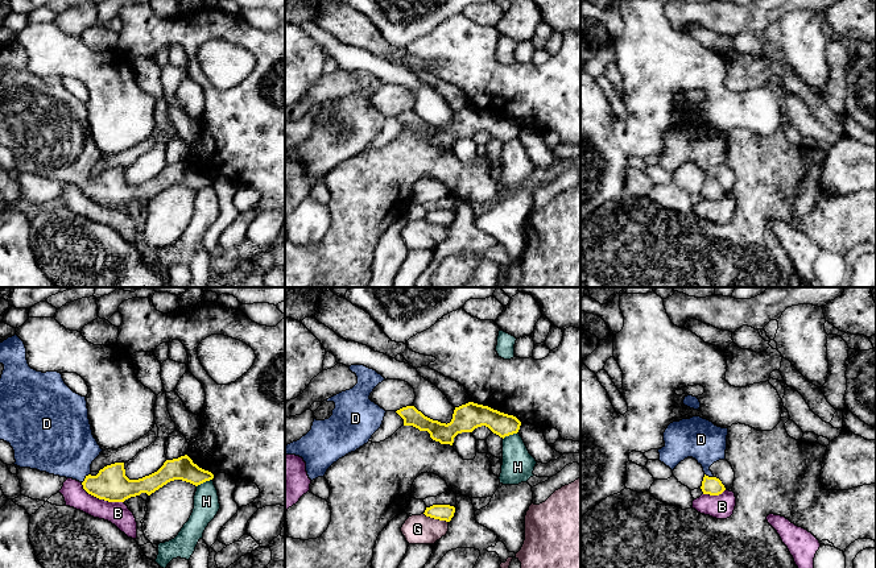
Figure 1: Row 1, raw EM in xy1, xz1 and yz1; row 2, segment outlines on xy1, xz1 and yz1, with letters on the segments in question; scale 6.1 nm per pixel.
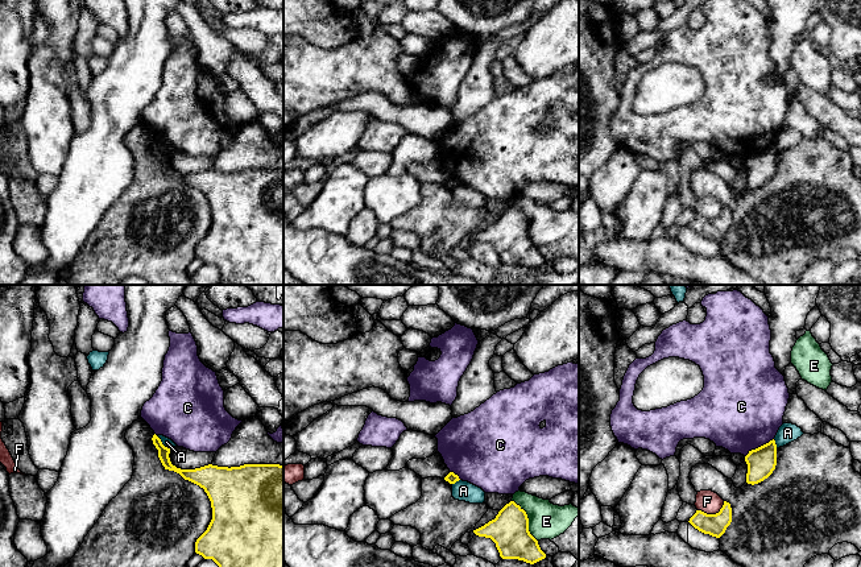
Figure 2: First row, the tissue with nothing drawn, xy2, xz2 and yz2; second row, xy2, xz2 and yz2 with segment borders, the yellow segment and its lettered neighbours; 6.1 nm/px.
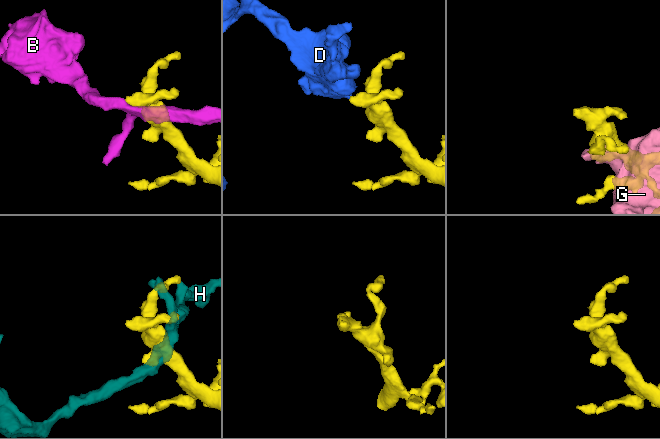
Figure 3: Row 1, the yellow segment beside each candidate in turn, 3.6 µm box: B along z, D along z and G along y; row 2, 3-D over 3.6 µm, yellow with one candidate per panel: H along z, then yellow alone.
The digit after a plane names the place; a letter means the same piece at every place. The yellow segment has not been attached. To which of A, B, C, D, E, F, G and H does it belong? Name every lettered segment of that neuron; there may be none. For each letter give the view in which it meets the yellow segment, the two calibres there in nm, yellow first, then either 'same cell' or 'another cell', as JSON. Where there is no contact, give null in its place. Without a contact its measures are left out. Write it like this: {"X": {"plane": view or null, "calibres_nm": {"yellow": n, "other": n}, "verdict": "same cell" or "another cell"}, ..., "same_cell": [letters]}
{"A": {"plane": "xy2", "calibres_nm": {"yellow": 70, "other": 60}, "verdict": "another cell"}, "B": {"plane": "xy1", "calibres_nm": {"yellow": 200, "other": 140}, "verdict": "another cell"}, "C": {"plane": "yz2", "calibres_nm": {"yellow": 180, "other": 500}, "verdict": "another cell"}, "D": {"plane": "xy1", "calibres_nm": {"yellow": 200, "other": 380}, "verdict": "same cell"}, "E": {"plane": "xz2", "calibres_nm": {"yellow": 240, "other": 220}, "verdict": "another cell"}, "F": {"plane": "yz2", "calibres_nm": {"yellow": 140, "other": 140}, "verdict": "another cell"}, "G": {"plane": "xz1", "calibres_nm": {"yellow": 100, "other": 180}, "verdict": "another cell"}, "H": {"plane": "xy1", "calibres_nm": {"yellow": 140, "other": 160}, "verdict": "another cell"}, "same_cell": ["D"]}

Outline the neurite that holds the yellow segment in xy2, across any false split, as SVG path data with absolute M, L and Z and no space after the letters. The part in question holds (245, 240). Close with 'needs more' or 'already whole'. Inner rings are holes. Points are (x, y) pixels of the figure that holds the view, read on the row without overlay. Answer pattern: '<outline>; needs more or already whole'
M156 138L152 145L165 174L203 193L211 206L212 224L196 244L195 257L219 270L220 285L283 285L283 170L244 169L228 173L208 169L181 174L171 169L170 153Z; already whole

